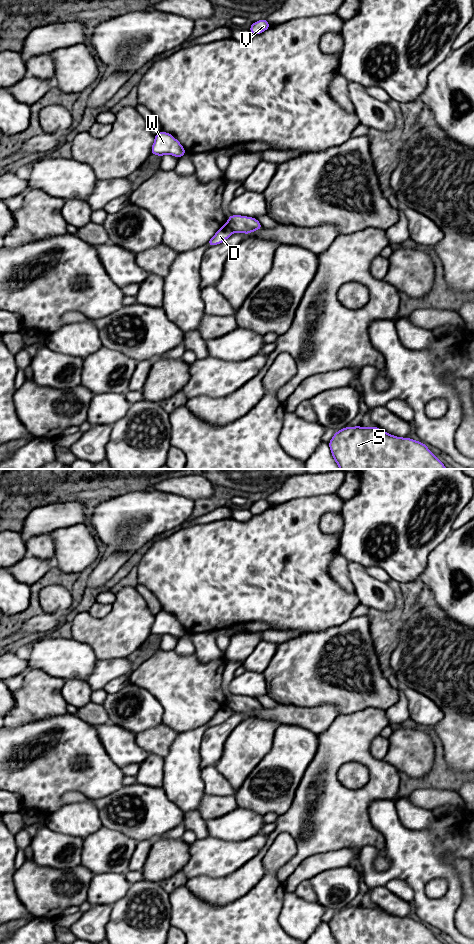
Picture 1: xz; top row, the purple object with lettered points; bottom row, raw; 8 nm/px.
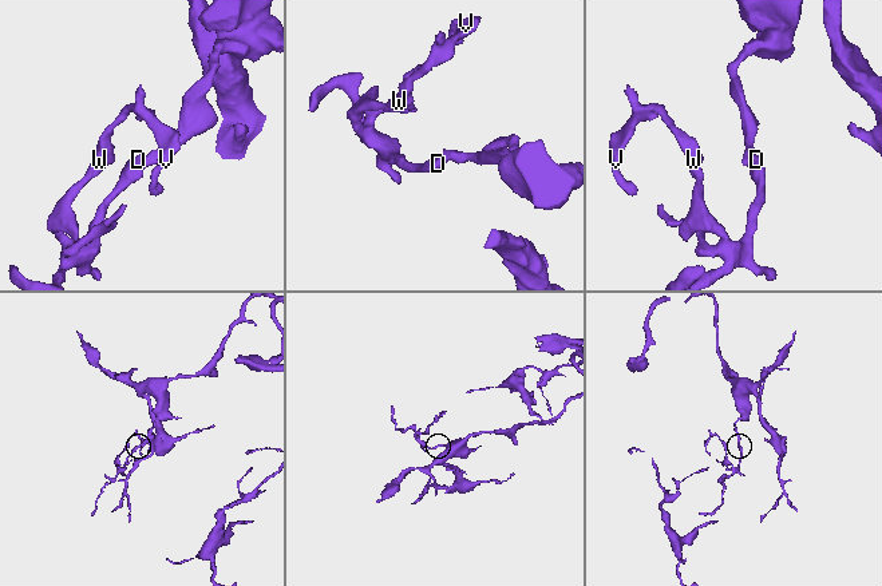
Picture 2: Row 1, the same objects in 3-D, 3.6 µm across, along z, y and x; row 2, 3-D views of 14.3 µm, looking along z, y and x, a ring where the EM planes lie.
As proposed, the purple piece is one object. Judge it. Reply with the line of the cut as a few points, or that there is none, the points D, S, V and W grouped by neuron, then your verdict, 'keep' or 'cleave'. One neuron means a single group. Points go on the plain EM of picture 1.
cut in xz along (226, 703), (234, 711); D V W / S; cleave

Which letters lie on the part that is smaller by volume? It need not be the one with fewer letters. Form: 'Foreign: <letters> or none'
Foreign: D, V, W

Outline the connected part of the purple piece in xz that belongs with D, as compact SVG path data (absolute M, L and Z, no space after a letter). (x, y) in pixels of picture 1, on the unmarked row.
M225 704L215 713L207 724L208 726L215 726L227 720L232 714L234 714L234 711Z

